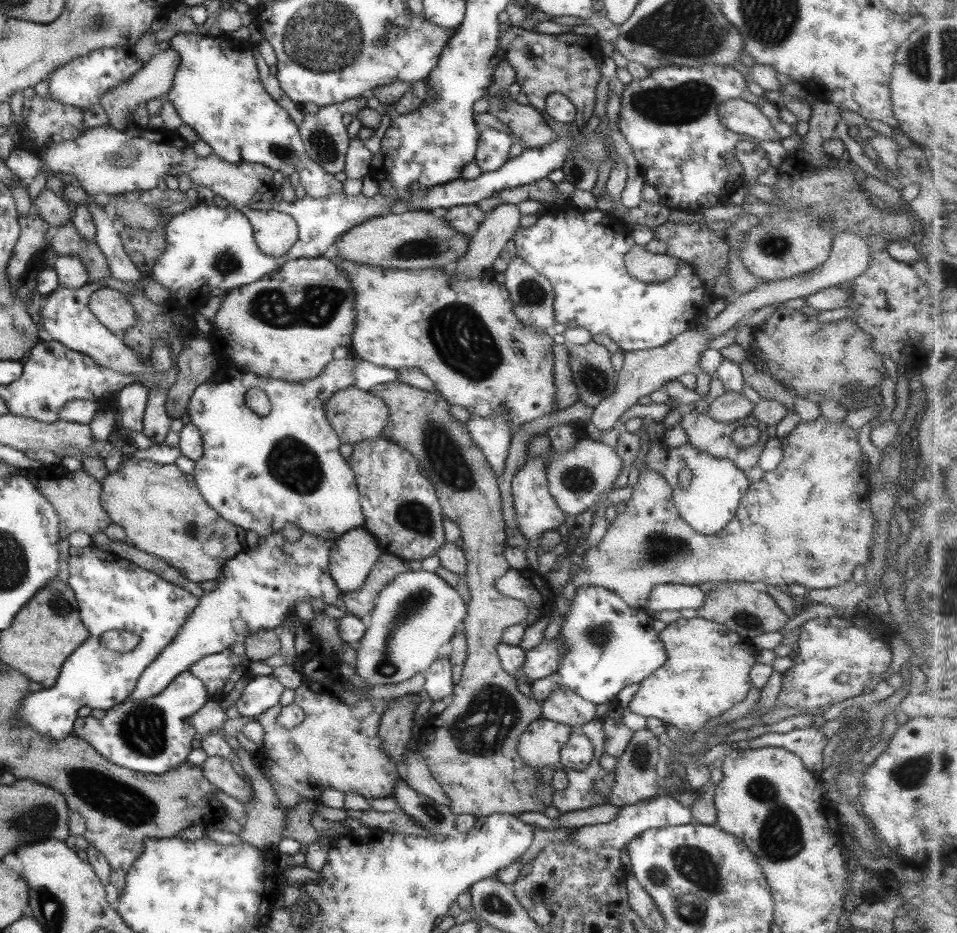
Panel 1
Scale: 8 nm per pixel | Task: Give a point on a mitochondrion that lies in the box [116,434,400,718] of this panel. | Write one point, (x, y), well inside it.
(192, 530)

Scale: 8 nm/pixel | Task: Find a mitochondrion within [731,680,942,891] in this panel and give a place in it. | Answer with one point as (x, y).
(782, 837)

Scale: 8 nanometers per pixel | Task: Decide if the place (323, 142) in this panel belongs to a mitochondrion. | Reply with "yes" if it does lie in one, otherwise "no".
yes

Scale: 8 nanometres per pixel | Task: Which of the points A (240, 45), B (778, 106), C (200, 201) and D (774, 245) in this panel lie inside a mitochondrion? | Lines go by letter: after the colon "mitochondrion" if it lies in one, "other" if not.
A: other
B: other
C: other
D: mitochondrion

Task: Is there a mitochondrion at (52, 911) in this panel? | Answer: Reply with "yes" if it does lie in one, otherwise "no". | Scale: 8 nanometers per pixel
yes

